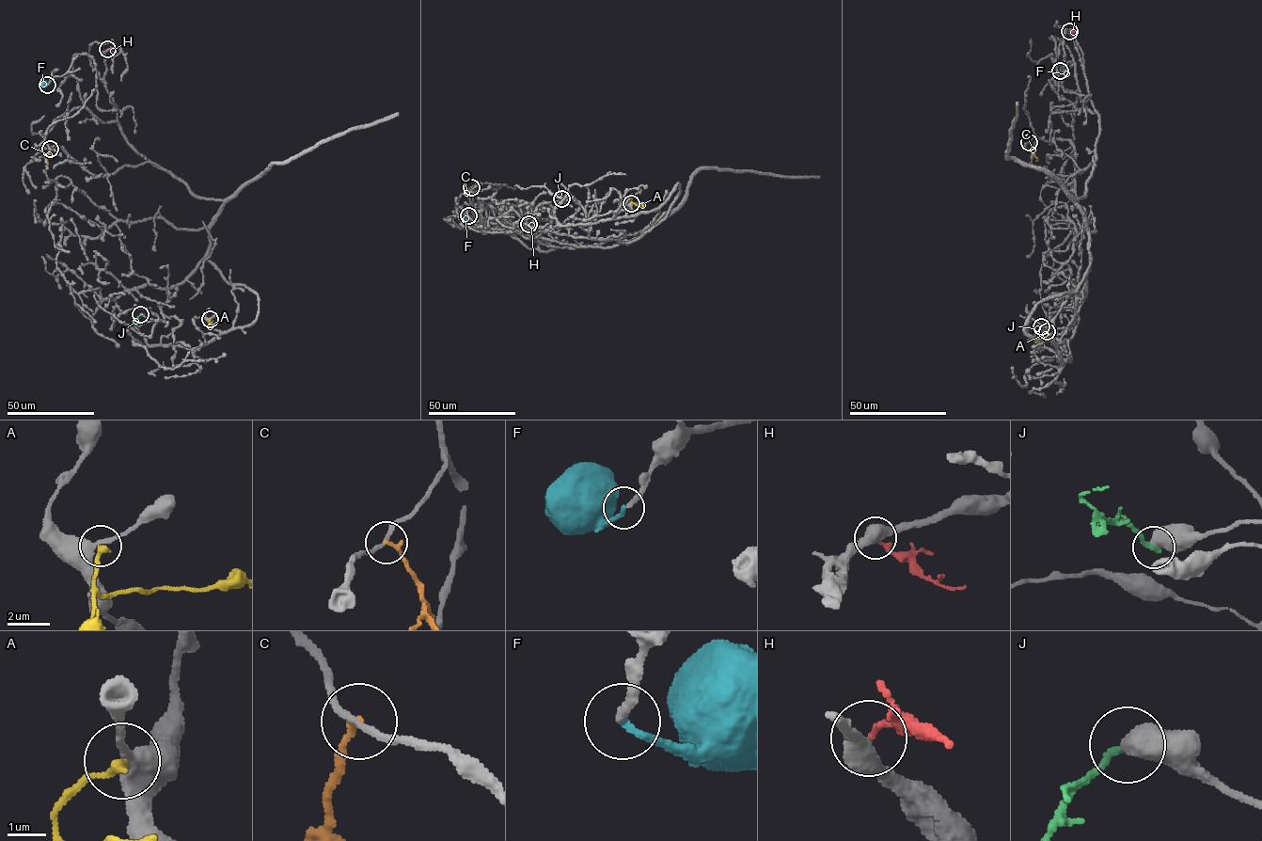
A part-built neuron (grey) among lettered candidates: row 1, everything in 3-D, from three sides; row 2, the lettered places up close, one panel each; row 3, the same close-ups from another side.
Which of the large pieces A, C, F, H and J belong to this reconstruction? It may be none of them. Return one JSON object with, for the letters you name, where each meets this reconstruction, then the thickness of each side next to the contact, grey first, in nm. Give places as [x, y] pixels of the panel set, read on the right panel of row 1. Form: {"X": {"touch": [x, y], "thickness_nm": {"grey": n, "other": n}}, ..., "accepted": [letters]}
{"accepted": []}

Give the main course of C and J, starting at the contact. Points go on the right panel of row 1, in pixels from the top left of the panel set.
C: (1029, 142), (1037, 158), (1035, 161)
J: (1041, 326), (1034, 338)

